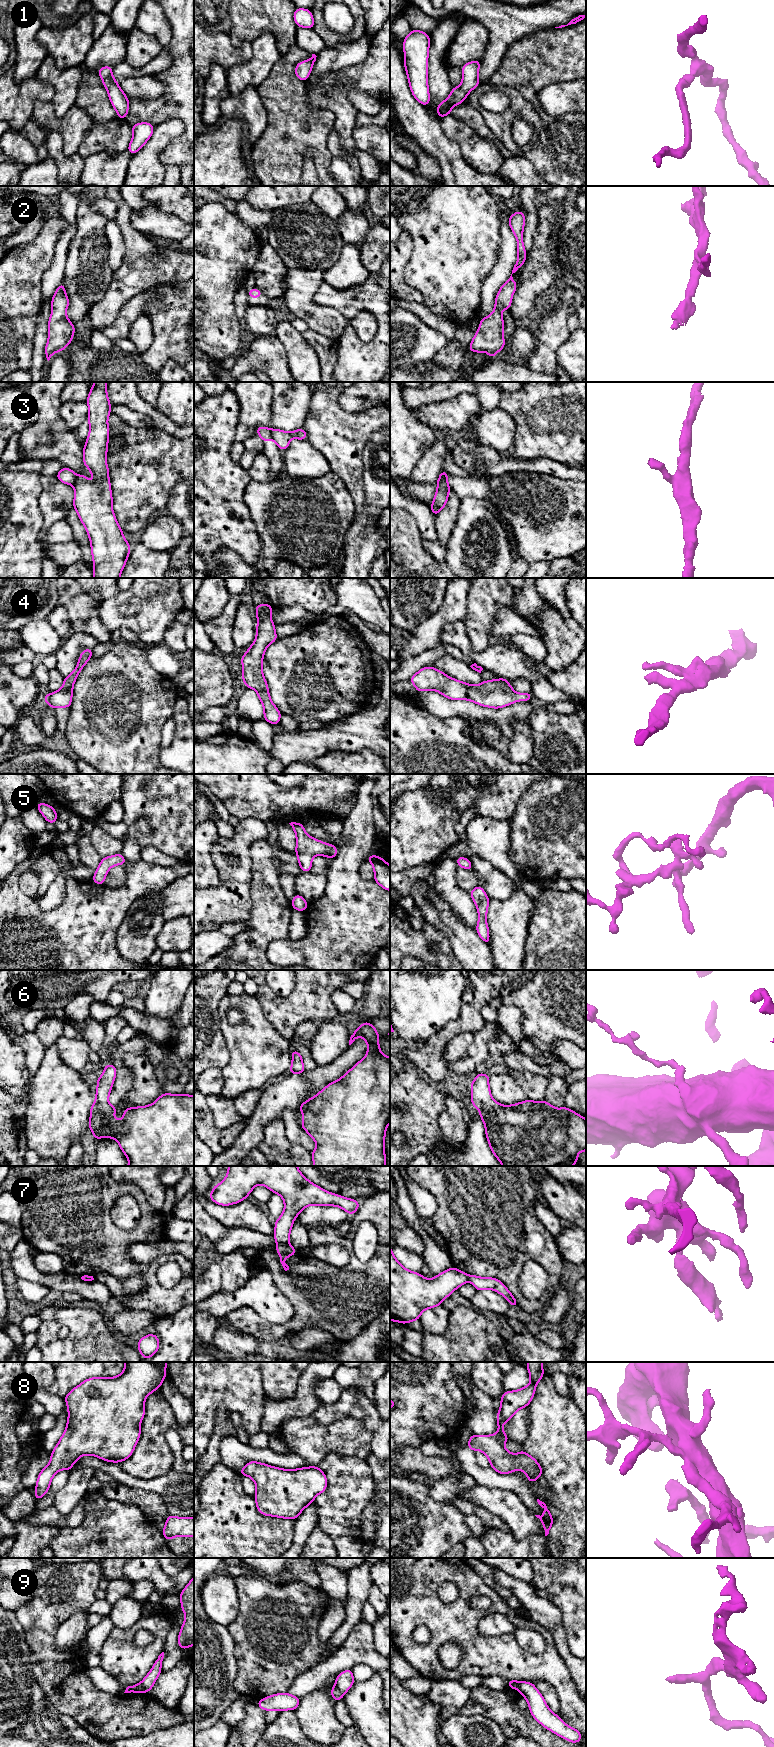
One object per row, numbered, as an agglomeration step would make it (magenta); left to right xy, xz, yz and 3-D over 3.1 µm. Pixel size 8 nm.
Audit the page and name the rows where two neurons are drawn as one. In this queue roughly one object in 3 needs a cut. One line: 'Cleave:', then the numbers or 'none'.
Cleave: 3, 7, 9

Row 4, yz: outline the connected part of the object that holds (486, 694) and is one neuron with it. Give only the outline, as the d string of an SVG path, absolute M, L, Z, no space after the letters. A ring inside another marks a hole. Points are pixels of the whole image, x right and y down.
M432 666L420 669L409 680L417 693L433 690L450 700L469 700L494 709L509 706L517 701L530 701L533 696L531 692L515 692L508 679L493 679L482 681L479 685L470 685L449 677Z

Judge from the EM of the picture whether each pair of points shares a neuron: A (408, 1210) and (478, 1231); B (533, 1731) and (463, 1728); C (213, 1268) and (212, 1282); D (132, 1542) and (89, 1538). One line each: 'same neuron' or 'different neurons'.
A: different neurons
B: different neurons
C: same neuron
D: same neuron

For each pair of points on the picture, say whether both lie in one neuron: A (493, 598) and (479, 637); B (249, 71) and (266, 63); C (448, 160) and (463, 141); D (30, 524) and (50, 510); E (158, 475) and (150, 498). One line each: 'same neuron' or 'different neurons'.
A: same neuron
B: same neuron
C: different neurons
D: different neurons
E: same neuron

